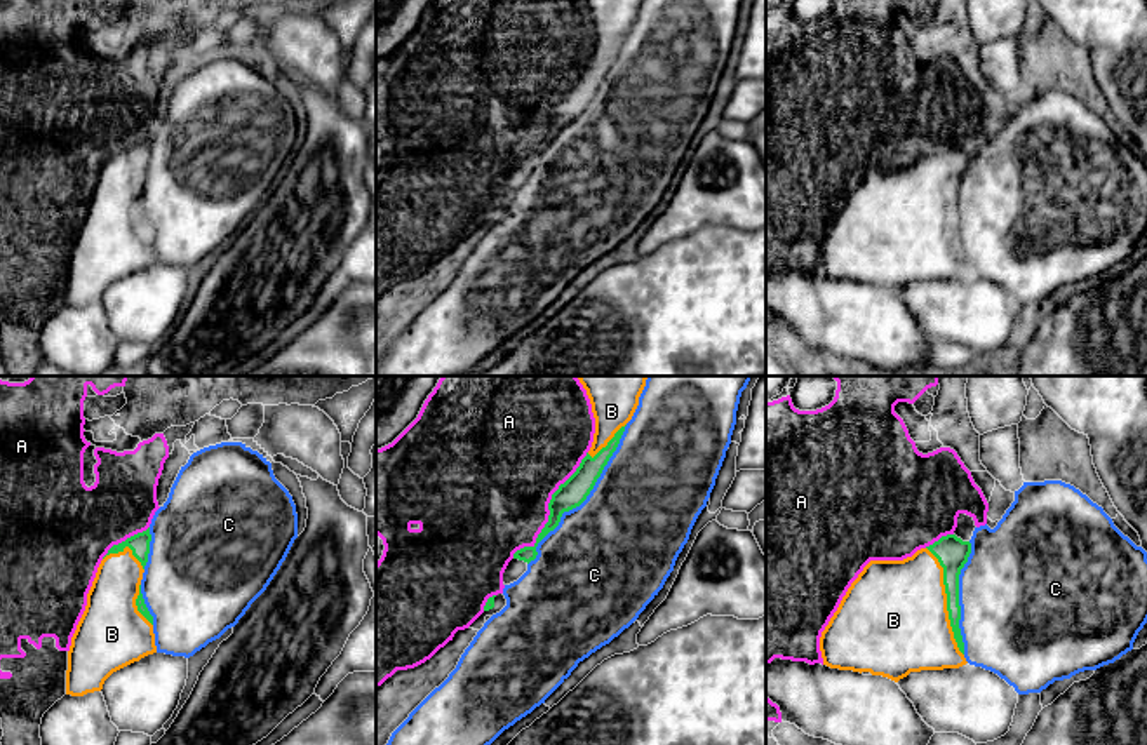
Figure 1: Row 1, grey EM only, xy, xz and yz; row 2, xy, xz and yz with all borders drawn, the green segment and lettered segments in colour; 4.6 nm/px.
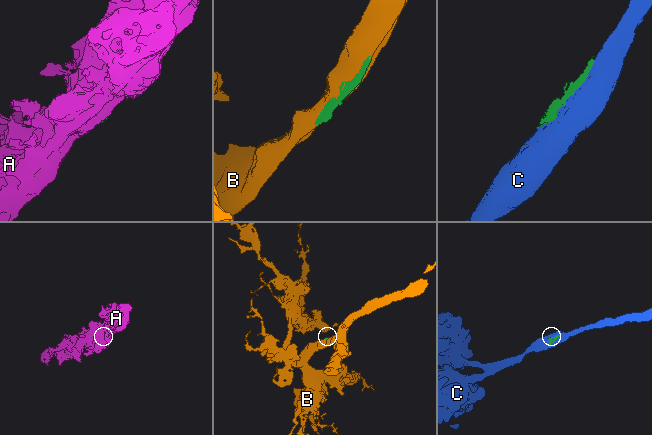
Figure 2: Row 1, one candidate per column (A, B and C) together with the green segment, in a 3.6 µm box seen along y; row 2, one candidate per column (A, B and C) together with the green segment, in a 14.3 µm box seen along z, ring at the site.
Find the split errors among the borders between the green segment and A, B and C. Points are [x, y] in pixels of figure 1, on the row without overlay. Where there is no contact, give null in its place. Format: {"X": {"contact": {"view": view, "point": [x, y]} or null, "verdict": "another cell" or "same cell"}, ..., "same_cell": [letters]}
{"A": {"contact": {"view": "xz", "point": [549, 119]}, "verdict": "another cell"}, "B": {"contact": {"view": "yz", "point": [947, 211]}, "verdict": "same cell"}, "C": {"contact": {"view": "xz", "point": [585, 108]}, "verdict": "another cell"}, "same_cell": ["B"]}

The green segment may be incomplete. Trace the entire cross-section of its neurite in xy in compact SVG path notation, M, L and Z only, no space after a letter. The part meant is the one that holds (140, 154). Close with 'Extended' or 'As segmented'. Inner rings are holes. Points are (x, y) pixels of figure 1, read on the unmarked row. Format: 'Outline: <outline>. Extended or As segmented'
Outline: M148 138L103 167L71 247L66 305L101 301L113 282L157 263L153 226L141 204L150 151Z. Extended

